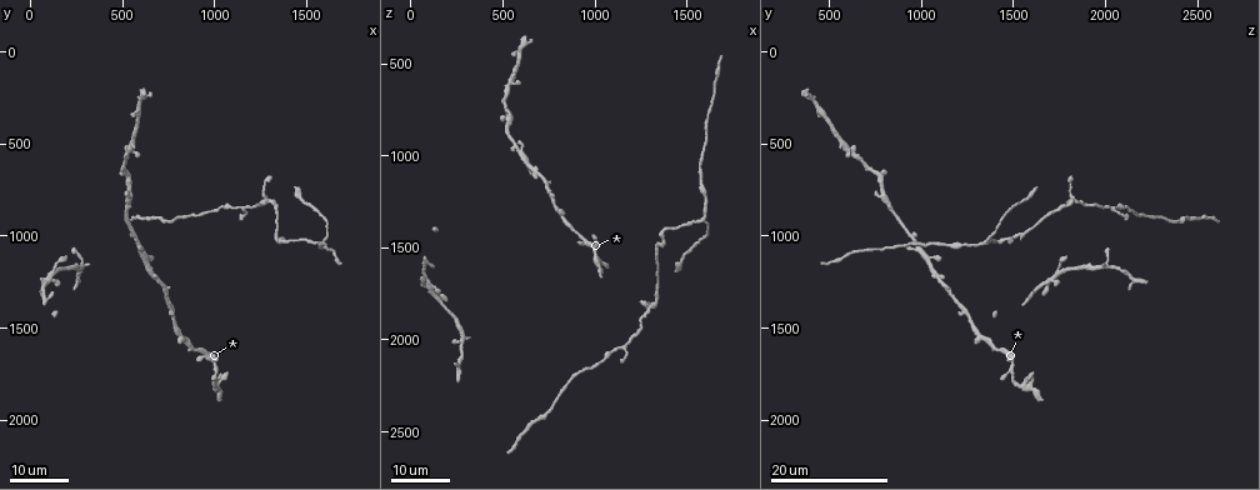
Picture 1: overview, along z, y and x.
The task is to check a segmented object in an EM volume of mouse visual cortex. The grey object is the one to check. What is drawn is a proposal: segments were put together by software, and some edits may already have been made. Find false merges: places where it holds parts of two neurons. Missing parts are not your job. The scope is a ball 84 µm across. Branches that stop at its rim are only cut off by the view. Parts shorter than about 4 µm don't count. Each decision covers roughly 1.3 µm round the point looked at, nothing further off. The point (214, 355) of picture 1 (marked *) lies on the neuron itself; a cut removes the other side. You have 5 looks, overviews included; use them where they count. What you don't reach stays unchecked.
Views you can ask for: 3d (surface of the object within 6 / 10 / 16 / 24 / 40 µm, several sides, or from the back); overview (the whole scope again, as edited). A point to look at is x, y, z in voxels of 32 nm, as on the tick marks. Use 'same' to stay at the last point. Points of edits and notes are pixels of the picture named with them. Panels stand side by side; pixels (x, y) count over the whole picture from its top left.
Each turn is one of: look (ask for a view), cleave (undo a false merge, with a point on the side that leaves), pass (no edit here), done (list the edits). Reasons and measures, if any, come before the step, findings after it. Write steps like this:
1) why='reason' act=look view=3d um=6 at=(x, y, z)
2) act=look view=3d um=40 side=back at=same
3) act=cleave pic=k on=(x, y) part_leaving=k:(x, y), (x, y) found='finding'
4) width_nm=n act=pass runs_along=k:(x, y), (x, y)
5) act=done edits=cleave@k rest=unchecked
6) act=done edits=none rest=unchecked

act=look view=3d um=16 at=(1340, 1020, 1480)

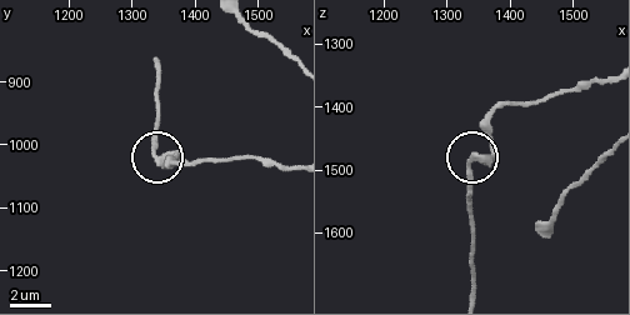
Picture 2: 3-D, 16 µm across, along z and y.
act=look view=3d um=10 at=(1345, 1020, 1480)

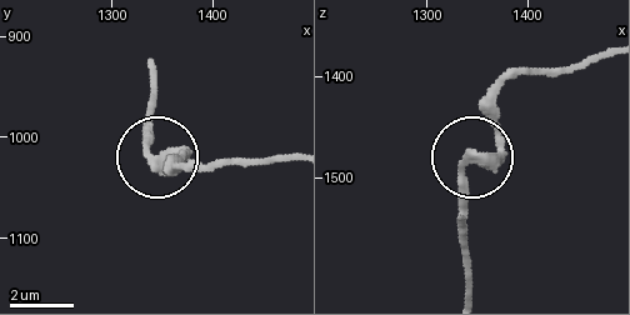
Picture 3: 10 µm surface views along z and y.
act=pass found='all the same neuron'

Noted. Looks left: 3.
why='thin arm on a thick one' act=look view=3d um=16 at=(1280, 800, 1840)

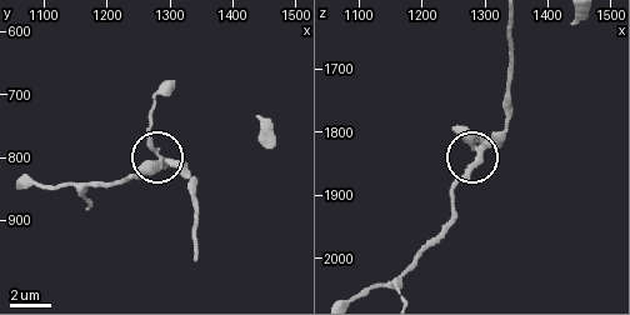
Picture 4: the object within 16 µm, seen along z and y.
act=look view=3d um=6 at=same

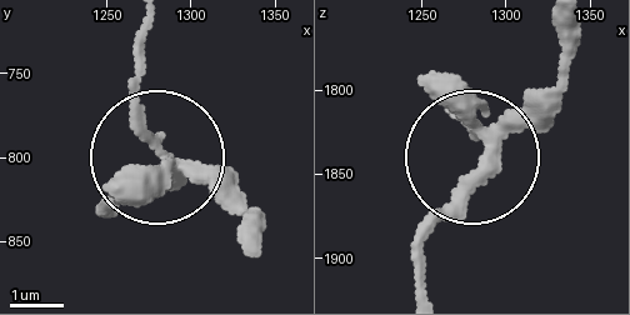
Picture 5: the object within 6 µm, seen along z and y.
side_arm_um=5 act=pass found='all the same neuron'

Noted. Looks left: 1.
act=done edits=none rest=unchecked

